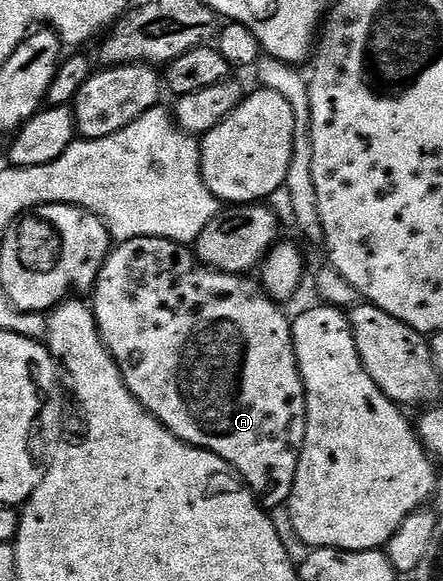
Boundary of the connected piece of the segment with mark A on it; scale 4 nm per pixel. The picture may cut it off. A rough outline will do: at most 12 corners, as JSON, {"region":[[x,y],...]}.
{"region":[[188,244],[91,290],[131,395],[272,511],[305,442],[284,308]]}

